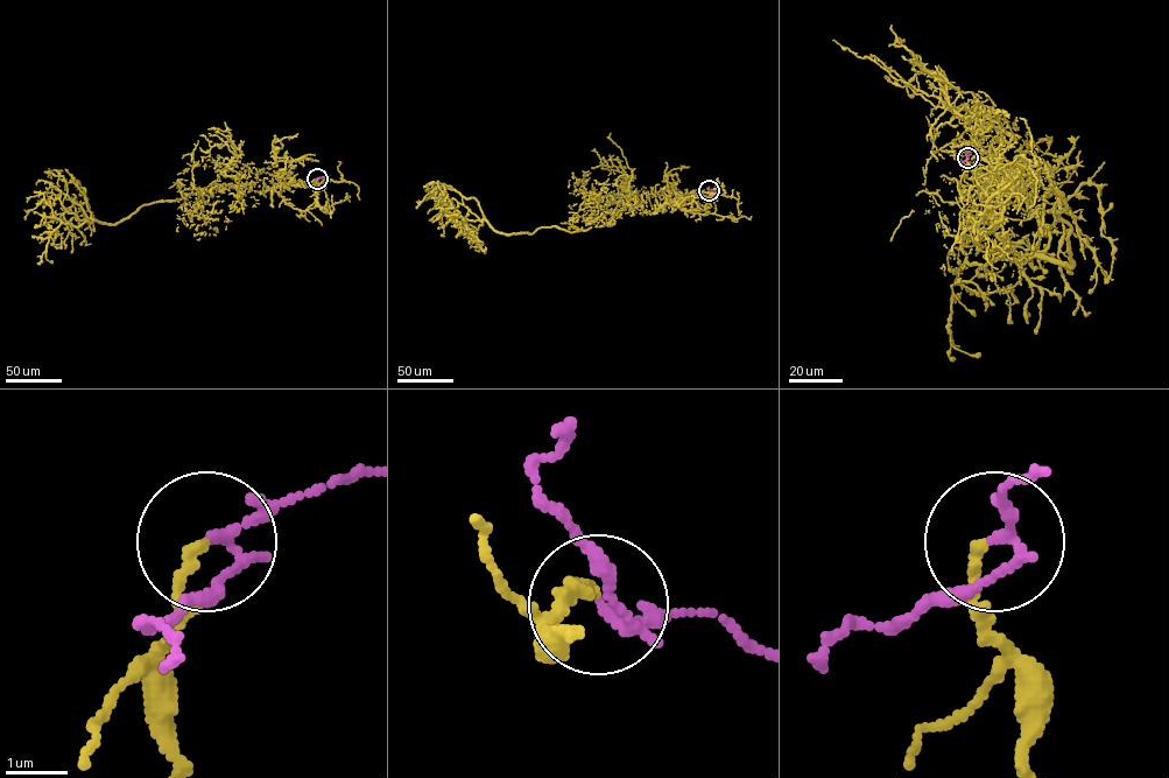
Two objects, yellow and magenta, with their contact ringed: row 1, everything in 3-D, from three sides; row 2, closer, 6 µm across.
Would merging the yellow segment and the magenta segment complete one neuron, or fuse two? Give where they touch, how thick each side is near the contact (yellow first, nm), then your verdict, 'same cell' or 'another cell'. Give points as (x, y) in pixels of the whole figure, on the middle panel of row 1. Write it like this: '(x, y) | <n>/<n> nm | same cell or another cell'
(709, 190) | 150/130 nm | another cell

